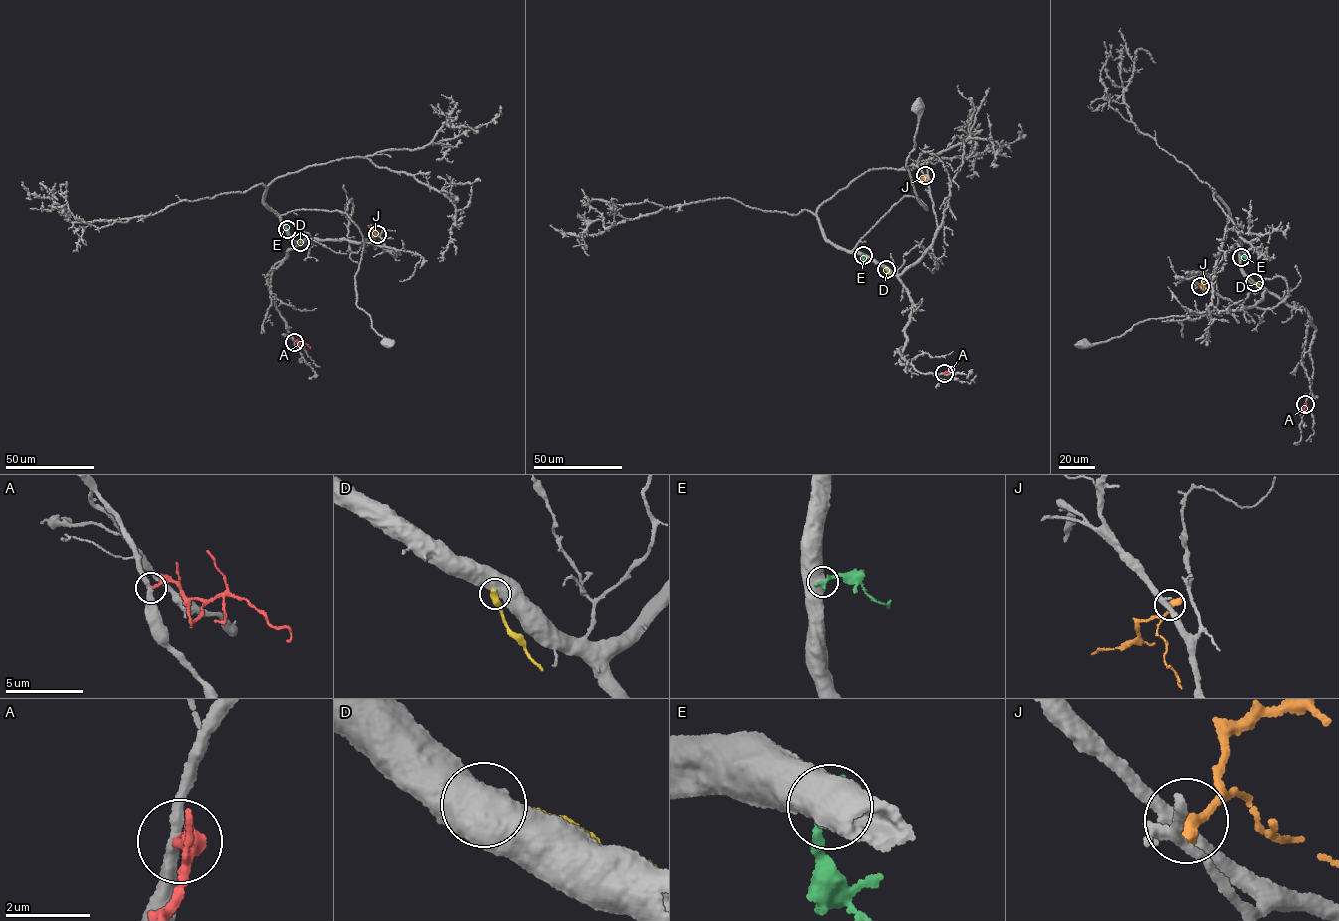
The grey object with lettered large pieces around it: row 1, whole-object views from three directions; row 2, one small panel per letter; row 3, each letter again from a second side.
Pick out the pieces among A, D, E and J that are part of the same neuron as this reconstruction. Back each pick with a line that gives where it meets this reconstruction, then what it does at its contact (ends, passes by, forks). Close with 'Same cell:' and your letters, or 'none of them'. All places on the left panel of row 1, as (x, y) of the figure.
Same cell: none of them

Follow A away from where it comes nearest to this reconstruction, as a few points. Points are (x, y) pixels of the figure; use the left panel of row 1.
A: (294, 342), (305, 343), (310, 348)

